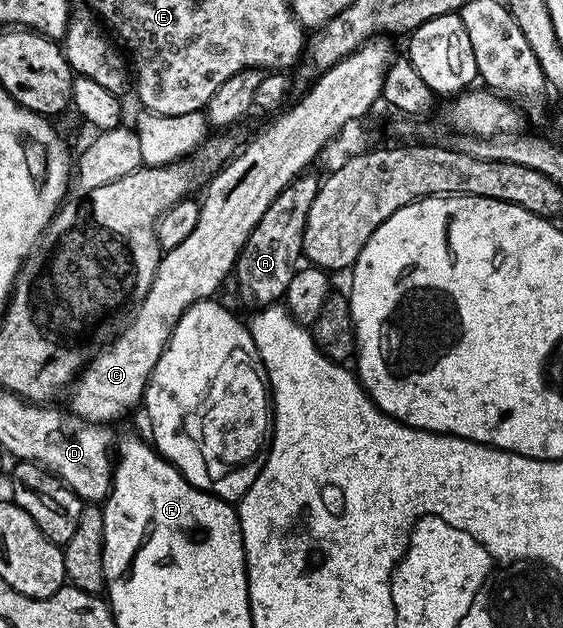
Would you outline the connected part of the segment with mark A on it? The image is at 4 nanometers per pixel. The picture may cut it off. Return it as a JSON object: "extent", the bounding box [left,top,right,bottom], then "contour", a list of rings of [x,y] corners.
{"extent":[235,175,321,306],"contour":[[[309,175],[296,176],[278,194],[275,202],[267,206],[267,214],[259,218],[255,230],[251,230],[243,250],[237,255],[235,265],[237,292],[247,303],[257,304],[253,306],[278,303],[284,297],[294,271],[302,259],[301,243],[305,233],[307,214],[311,210],[311,202],[315,202],[315,194],[321,188],[321,180]]]}

